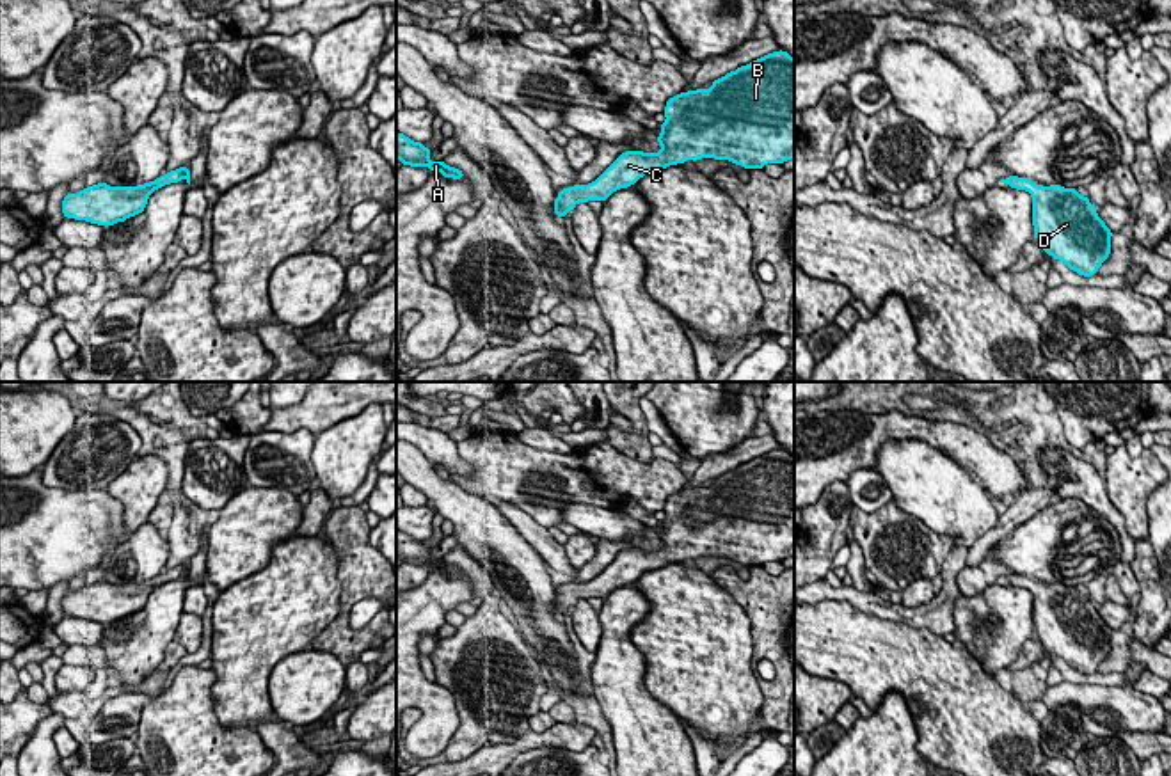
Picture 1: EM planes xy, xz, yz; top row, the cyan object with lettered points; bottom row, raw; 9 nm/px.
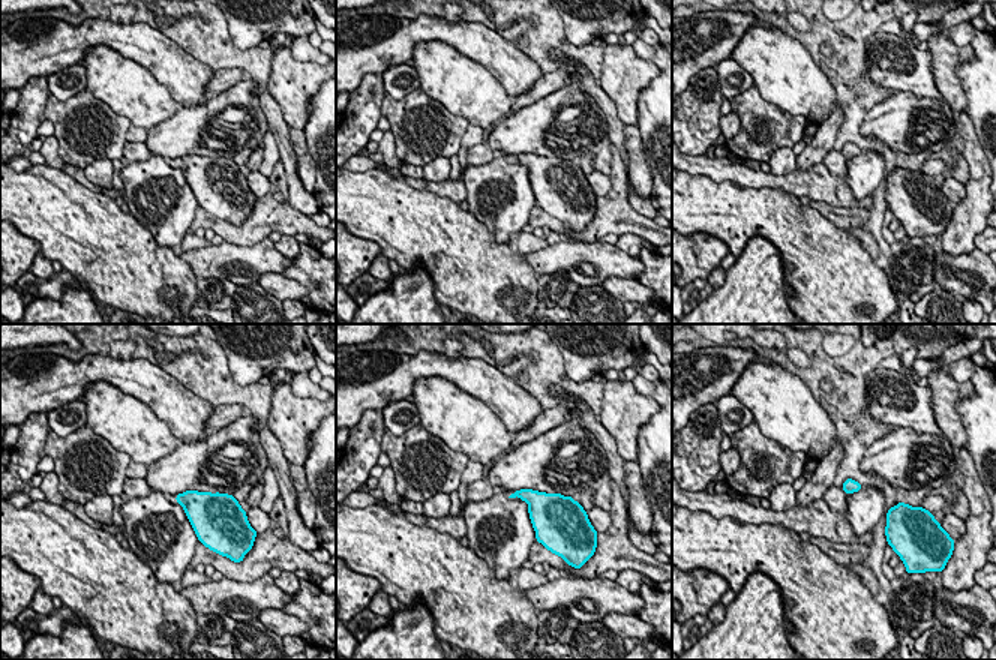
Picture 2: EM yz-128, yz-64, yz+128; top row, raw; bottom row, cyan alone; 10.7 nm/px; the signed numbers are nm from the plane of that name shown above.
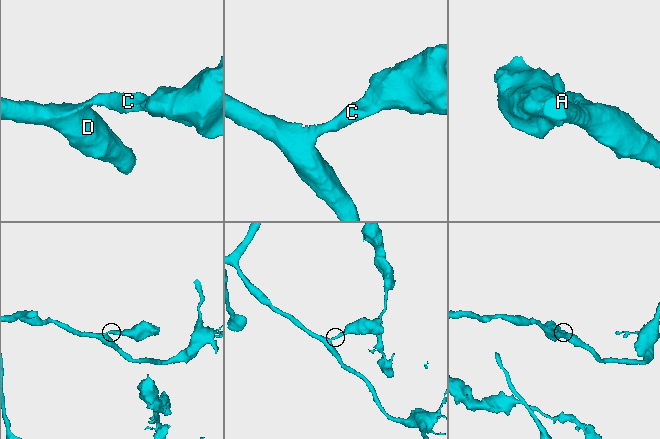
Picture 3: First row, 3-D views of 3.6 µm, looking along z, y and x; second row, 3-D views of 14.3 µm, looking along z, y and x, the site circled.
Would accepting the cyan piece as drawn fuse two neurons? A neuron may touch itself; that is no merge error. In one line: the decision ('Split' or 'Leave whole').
Leave whole

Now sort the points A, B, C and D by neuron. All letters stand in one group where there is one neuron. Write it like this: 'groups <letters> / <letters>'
groups A B C D

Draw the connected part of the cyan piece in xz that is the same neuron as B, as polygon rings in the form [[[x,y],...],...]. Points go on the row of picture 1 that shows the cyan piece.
[[[784,50],[768,53],[714,80],[711,89],[688,91],[670,98],[663,114],[666,121],[659,124],[663,133],[657,135],[657,142],[661,144],[657,153],[634,149],[622,153],[595,181],[560,190],[554,199],[554,213],[565,218],[567,211],[574,210],[581,201],[606,201],[615,190],[634,185],[645,174],[688,160],[729,160],[745,169],[762,169],[766,163],[782,165],[787,160],[794,160],[794,59]]]

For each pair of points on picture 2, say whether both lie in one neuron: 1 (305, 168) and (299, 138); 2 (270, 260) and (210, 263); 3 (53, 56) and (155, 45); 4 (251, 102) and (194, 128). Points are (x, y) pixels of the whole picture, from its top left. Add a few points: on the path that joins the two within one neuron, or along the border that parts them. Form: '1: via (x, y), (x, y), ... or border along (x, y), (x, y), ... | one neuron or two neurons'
1: via (305, 161), (300, 146) | one neuron
2: via (255, 260), (237, 258), (225, 261) | one neuron
3: via (78, 38), (120, 36), (129, 39) | one neuron
4: via (237, 99), (222, 99), (207, 114) | one neuron

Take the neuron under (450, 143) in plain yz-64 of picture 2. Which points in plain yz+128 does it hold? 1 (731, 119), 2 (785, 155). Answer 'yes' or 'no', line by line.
1: no
2: no

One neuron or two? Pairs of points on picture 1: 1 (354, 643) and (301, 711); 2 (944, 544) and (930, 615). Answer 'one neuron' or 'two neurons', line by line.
1: two neurons
2: two neurons

